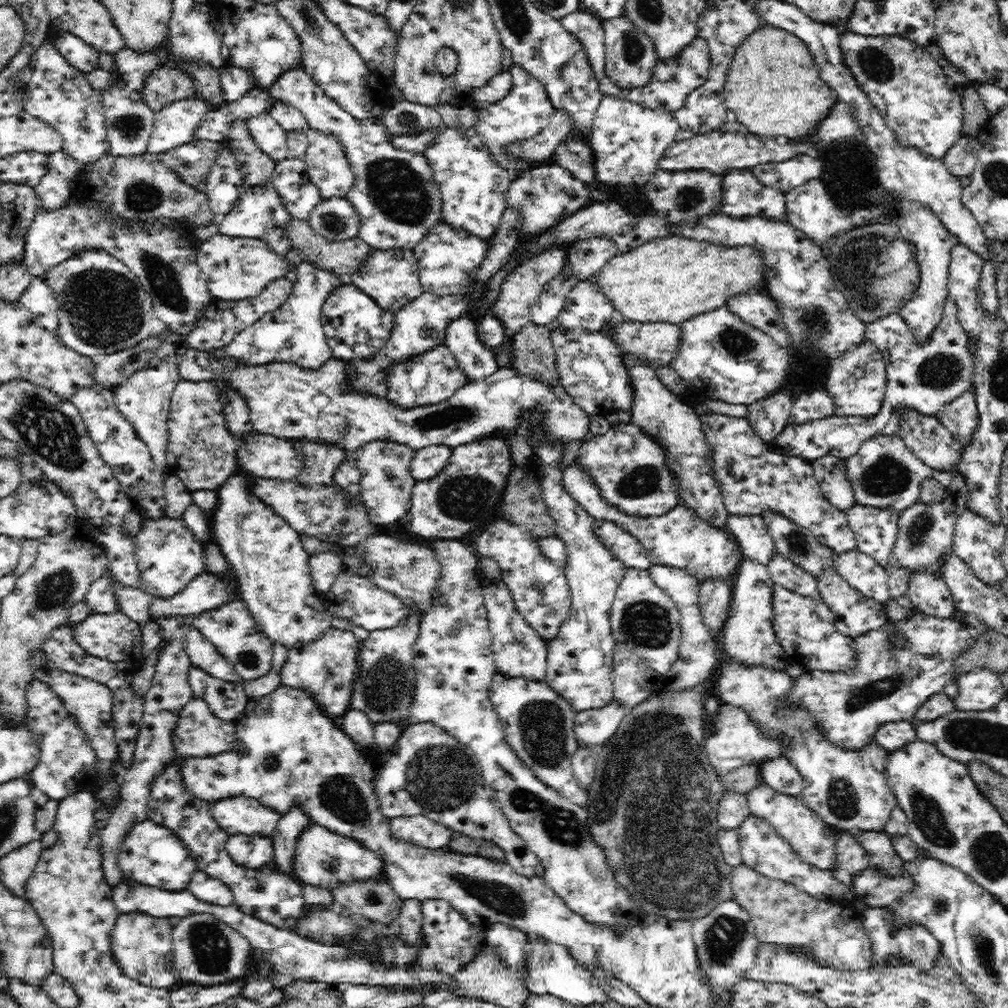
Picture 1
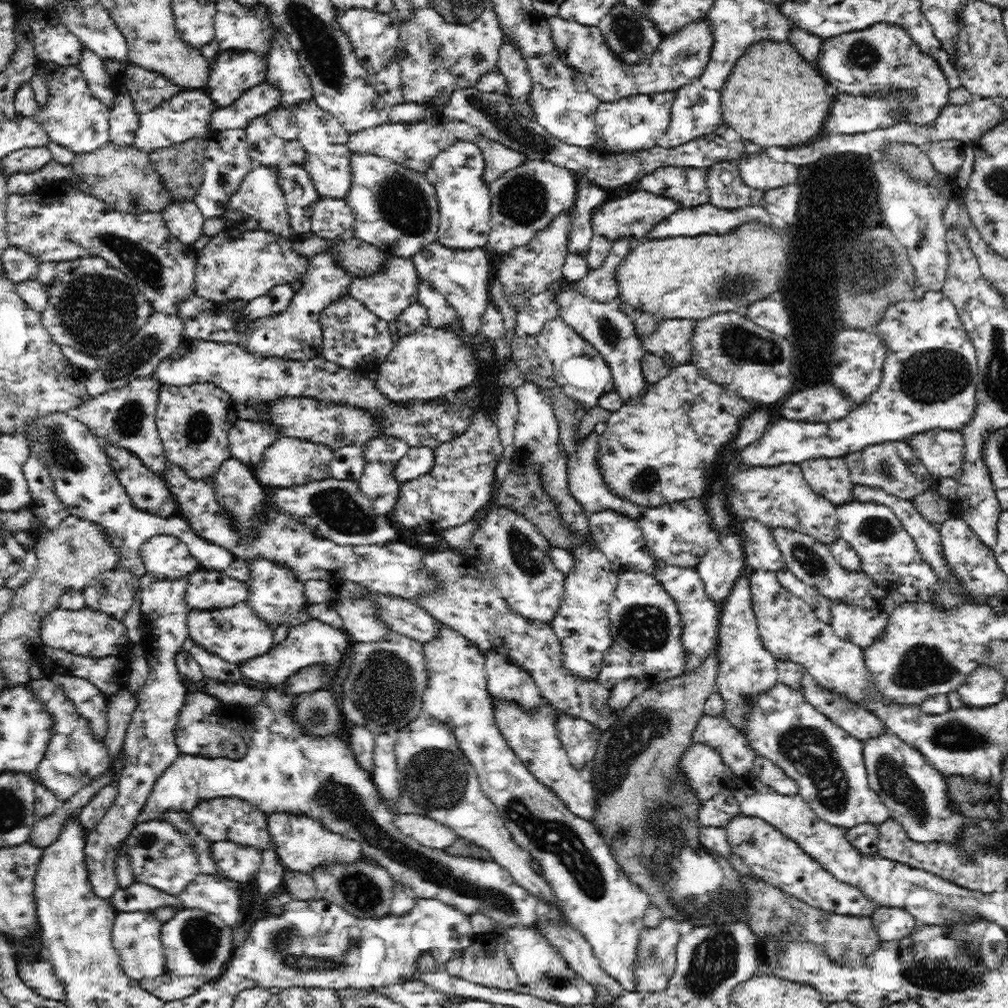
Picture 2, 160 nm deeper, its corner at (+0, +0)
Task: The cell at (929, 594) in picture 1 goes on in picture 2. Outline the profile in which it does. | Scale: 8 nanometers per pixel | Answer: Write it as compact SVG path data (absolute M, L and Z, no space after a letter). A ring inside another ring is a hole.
M850 502L837 505L839 532L841 537L857 552L861 560L861 570L887 591L896 590L904 594L908 602L928 603L933 599L934 589L937 589L939 578L930 563L918 552L913 538L906 532L901 520L889 506L878 503Z

